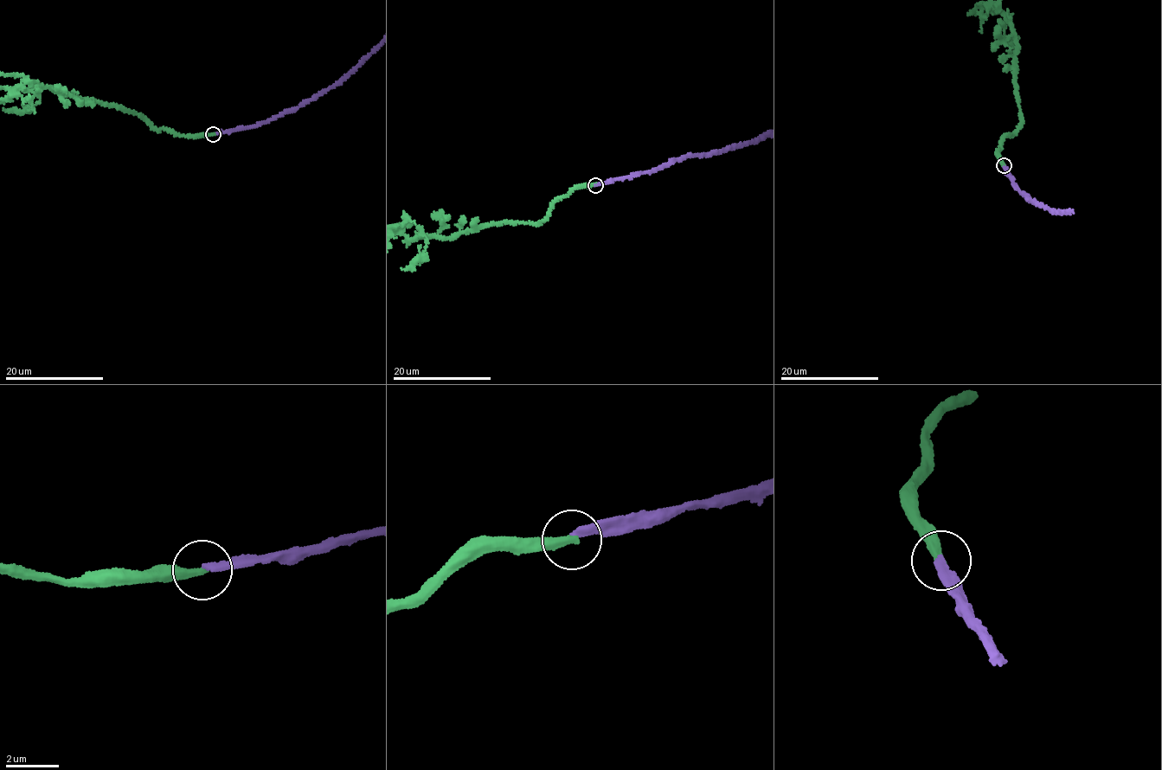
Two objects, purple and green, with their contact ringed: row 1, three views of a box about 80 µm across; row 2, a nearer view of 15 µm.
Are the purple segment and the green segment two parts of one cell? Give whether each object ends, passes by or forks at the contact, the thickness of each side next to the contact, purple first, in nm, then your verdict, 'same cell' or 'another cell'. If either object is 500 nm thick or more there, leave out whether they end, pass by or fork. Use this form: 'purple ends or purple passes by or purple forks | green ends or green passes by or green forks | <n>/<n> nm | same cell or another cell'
purple ends | green ends | 260/360 nm | another cell

